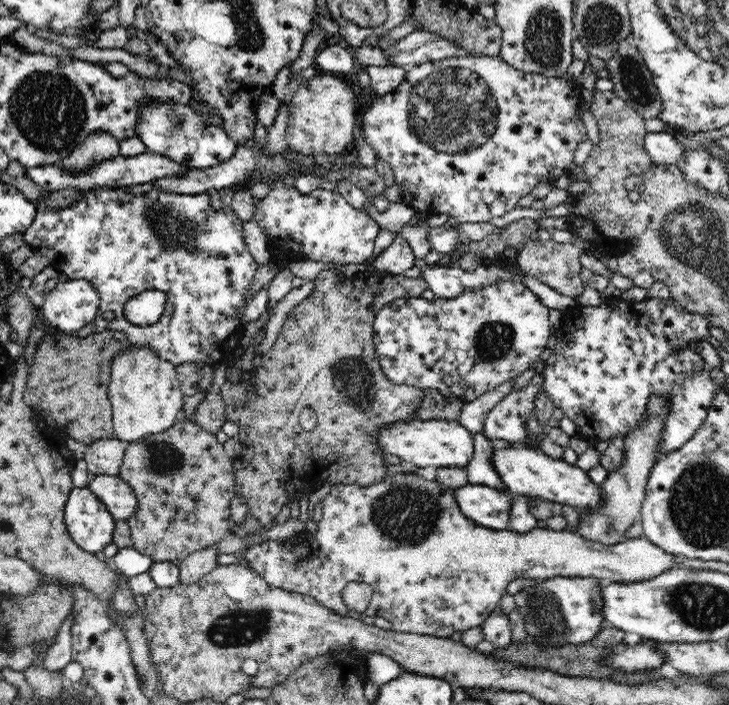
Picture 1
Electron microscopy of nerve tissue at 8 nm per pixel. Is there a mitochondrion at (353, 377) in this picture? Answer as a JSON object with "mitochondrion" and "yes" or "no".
{"mitochondrion":"yes"}

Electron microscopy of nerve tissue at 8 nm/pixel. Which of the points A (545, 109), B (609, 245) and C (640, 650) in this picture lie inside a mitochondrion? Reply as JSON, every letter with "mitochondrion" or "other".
{"A":"other","B":"other","C":"other"}

